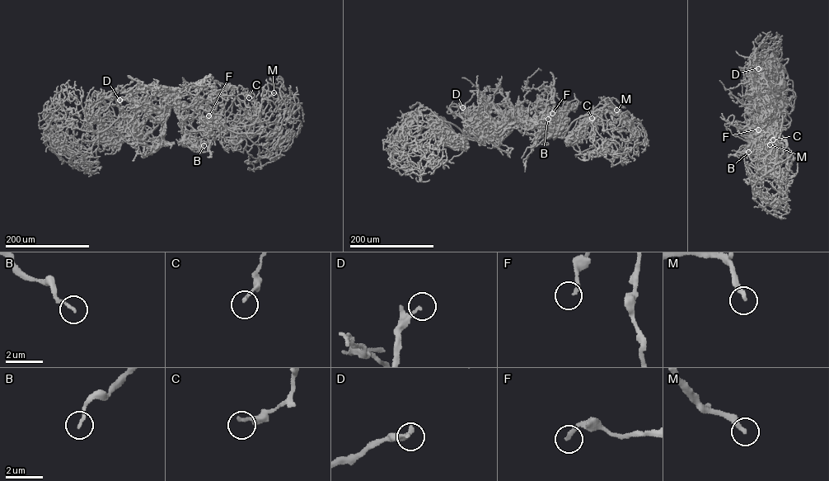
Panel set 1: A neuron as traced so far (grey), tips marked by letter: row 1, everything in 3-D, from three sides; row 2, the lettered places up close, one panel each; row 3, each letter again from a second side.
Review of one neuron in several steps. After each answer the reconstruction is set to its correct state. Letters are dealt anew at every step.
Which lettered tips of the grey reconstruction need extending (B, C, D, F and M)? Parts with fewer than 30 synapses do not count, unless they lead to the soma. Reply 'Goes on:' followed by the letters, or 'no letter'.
Goes on: D, M

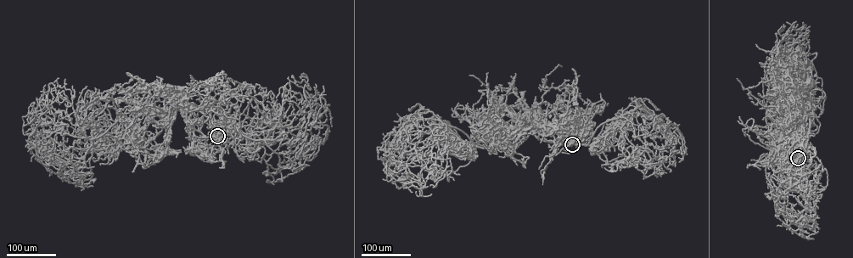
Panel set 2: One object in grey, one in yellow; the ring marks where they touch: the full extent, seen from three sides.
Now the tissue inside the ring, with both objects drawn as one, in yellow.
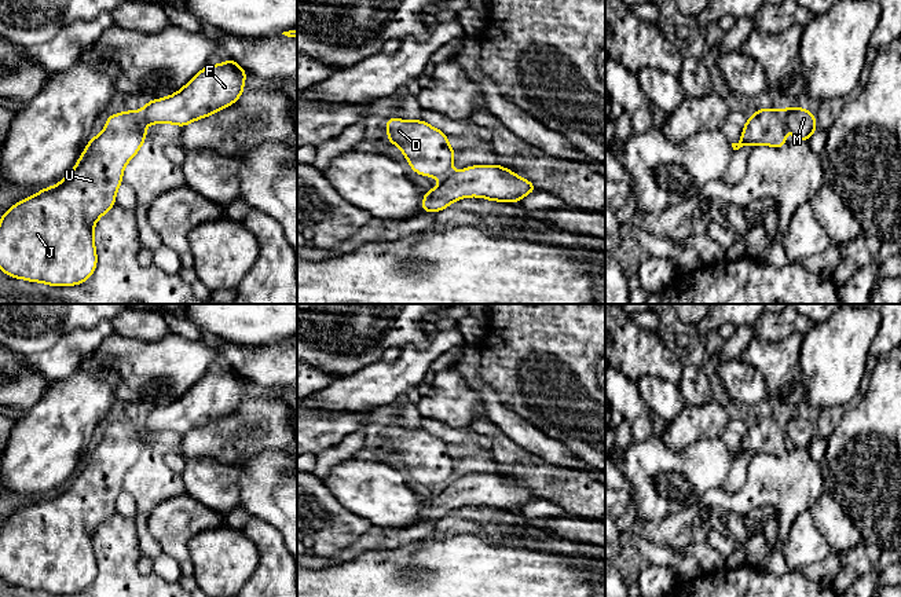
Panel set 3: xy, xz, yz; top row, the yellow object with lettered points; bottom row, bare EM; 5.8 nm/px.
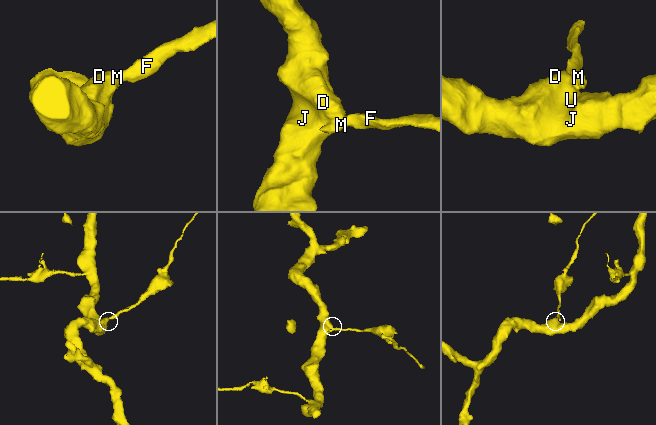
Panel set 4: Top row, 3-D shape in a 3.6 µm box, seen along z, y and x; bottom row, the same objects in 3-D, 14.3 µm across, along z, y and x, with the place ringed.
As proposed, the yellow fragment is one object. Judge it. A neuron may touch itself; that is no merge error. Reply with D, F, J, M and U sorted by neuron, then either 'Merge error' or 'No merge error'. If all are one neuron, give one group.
Groups: D J U / F M. Merge error

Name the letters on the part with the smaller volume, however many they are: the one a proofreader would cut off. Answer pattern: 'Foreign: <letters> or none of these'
Foreign: F, M

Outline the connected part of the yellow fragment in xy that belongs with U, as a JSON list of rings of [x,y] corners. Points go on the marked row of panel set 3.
[[[140,111],[109,116],[103,132],[92,136],[63,180],[12,205],[0,219],[0,270],[11,278],[50,286],[74,286],[89,279],[98,264],[94,227],[116,205],[124,168],[140,150],[146,132]]]

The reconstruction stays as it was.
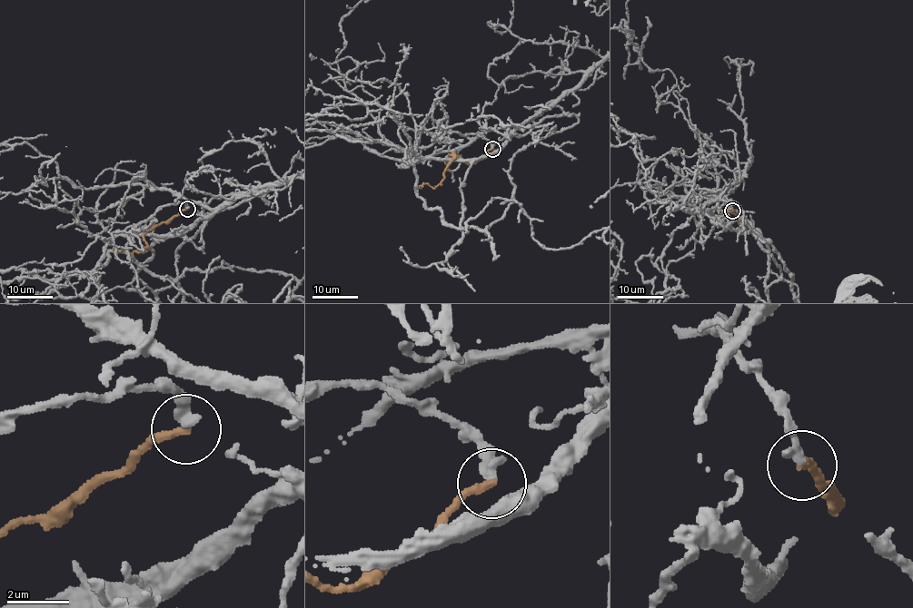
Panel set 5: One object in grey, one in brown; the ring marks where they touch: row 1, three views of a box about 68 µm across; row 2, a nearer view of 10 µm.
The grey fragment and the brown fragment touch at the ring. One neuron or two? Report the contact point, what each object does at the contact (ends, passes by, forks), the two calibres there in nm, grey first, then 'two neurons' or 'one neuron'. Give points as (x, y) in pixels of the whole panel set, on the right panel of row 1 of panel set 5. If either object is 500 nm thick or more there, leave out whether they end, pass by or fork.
at (732, 210); grey ends there; brown ends there; 360 nm thick on the grey side, 260 nm on the other; two neurons

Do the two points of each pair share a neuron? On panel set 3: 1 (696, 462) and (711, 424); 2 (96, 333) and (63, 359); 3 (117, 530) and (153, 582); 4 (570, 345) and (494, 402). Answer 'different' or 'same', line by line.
1: different
2: same
3: same
4: different

